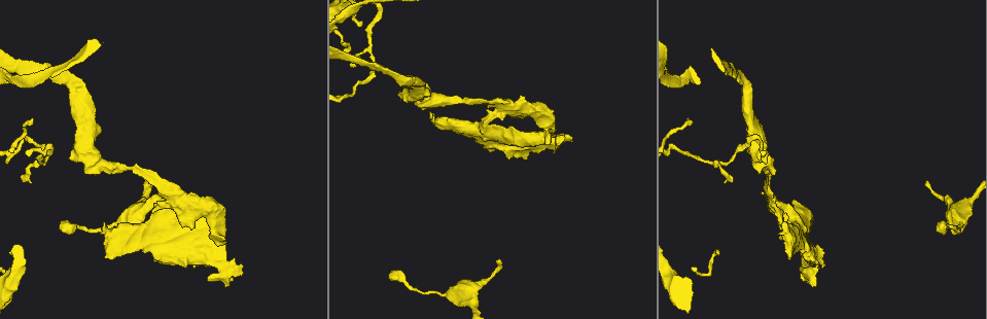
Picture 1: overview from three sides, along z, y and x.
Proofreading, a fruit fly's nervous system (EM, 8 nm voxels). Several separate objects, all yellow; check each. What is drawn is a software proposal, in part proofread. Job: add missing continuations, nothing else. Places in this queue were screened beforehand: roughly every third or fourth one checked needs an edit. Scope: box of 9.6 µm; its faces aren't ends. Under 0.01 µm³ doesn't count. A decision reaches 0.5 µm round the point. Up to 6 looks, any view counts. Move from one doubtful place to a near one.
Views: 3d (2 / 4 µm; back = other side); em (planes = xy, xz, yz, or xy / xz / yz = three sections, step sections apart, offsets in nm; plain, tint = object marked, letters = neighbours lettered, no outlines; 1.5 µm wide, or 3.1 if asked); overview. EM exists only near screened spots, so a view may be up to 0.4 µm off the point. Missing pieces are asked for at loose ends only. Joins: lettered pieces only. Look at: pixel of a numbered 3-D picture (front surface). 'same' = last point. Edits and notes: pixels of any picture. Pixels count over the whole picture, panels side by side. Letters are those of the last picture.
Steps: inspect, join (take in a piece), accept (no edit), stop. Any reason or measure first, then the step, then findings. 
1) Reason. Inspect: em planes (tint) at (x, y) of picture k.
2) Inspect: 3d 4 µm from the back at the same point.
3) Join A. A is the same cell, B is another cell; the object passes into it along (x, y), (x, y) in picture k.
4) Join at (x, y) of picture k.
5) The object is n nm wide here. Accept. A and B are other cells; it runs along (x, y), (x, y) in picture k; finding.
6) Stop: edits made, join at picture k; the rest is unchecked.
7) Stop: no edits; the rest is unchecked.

Inspect: 3d 2 µm at (498, 261) of picture 1.

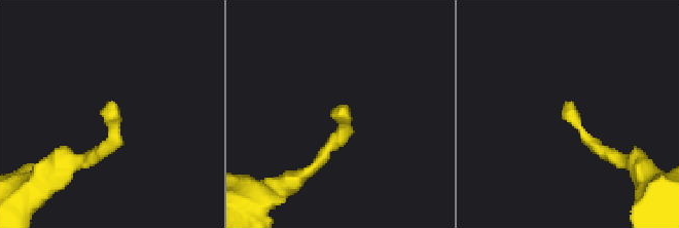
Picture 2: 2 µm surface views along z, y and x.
Inspect: em xy step 8 (tint) at (568, 106) of picture 2.

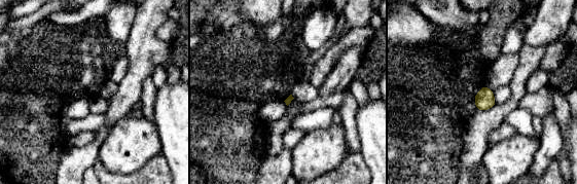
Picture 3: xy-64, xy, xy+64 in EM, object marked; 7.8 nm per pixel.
Inspect: em xz step 4 (letters) at the same point.

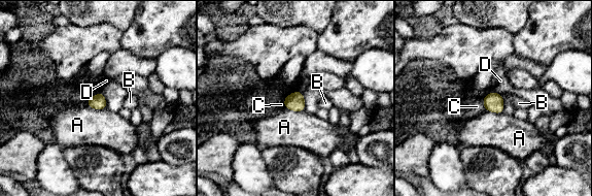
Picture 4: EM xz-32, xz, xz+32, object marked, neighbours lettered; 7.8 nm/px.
Accept. A, B, C and D are other cells; a border runs along (85, 103), (94, 108), (106, 108) in picture 4; none of them fits.

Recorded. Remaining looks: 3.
Branch stops here. Inspect: em planes (letters) at (100, 234) of picture 1.

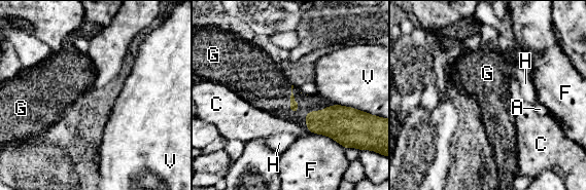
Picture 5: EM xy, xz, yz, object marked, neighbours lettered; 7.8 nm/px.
The longest contact is with F, 320 nm. Join G. G is the same cell, A, C, F, H and V are other cells; the neuron continues.

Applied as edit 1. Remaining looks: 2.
Stop: edits made, join at picture 5; the rest is unchecked.

